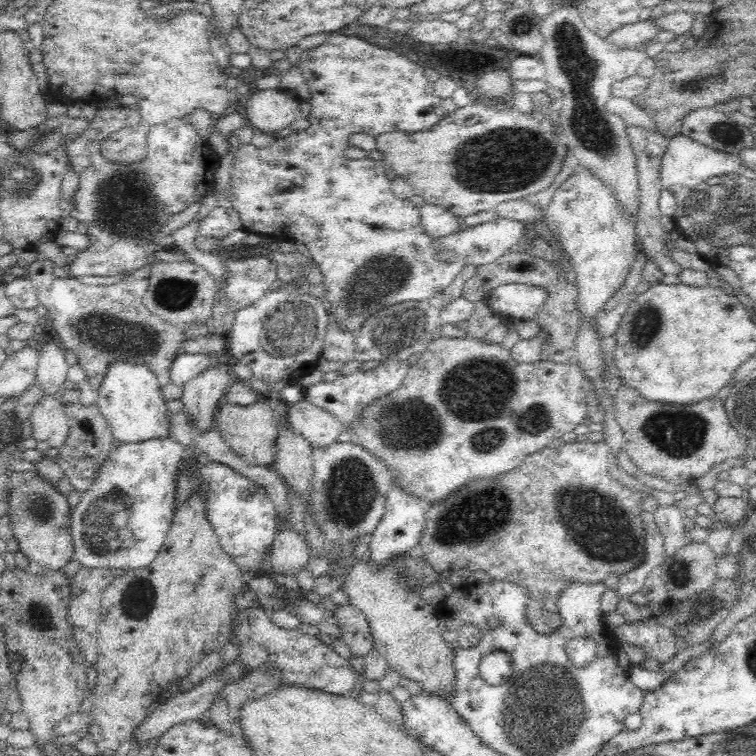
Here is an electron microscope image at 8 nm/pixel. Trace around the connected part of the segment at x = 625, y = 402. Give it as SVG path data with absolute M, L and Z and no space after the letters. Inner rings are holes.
M623 386L614 396L615 419L623 432L622 449L642 472L663 478L666 482L678 485L683 481L693 481L705 475L713 466L728 458L744 457L748 437L740 434L729 421L723 396L708 398L692 404L668 404L652 402L640 395L637 390Z

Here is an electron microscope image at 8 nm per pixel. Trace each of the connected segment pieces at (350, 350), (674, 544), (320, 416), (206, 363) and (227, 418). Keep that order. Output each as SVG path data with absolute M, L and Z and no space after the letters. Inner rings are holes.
M334 319L327 322L326 342L322 347L322 357L332 362L347 363L355 360L355 334L345 332Z
M675 505L659 506L653 515L664 540L665 558L674 556L682 546L688 546L682 510Z
M306 398L289 404L287 415L288 419L286 424L288 428L292 432L299 434L300 437L304 437L314 449L330 446L333 442L336 442L341 432L346 430L343 424L331 412L312 404Z
M182 353L177 354L170 367L170 380L178 386L183 386L191 378L201 373L205 368L220 364L217 353Z
M261 397L248 406L223 401L218 406L214 422L226 444L239 457L254 466L271 465L276 456L276 438L278 438L278 418L272 407L272 399Z

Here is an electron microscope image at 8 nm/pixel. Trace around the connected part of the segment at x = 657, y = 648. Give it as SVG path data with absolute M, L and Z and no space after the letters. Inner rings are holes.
M654 617L629 622L626 626L613 629L616 642L634 644L639 646L646 655L659 663L667 663L673 658L678 648L676 636L664 625L658 624Z

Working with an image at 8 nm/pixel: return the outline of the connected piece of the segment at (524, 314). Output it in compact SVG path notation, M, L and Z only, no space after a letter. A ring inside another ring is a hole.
M524 283L496 286L484 296L486 303L492 306L500 317L533 320L535 323L546 297L545 288Z

